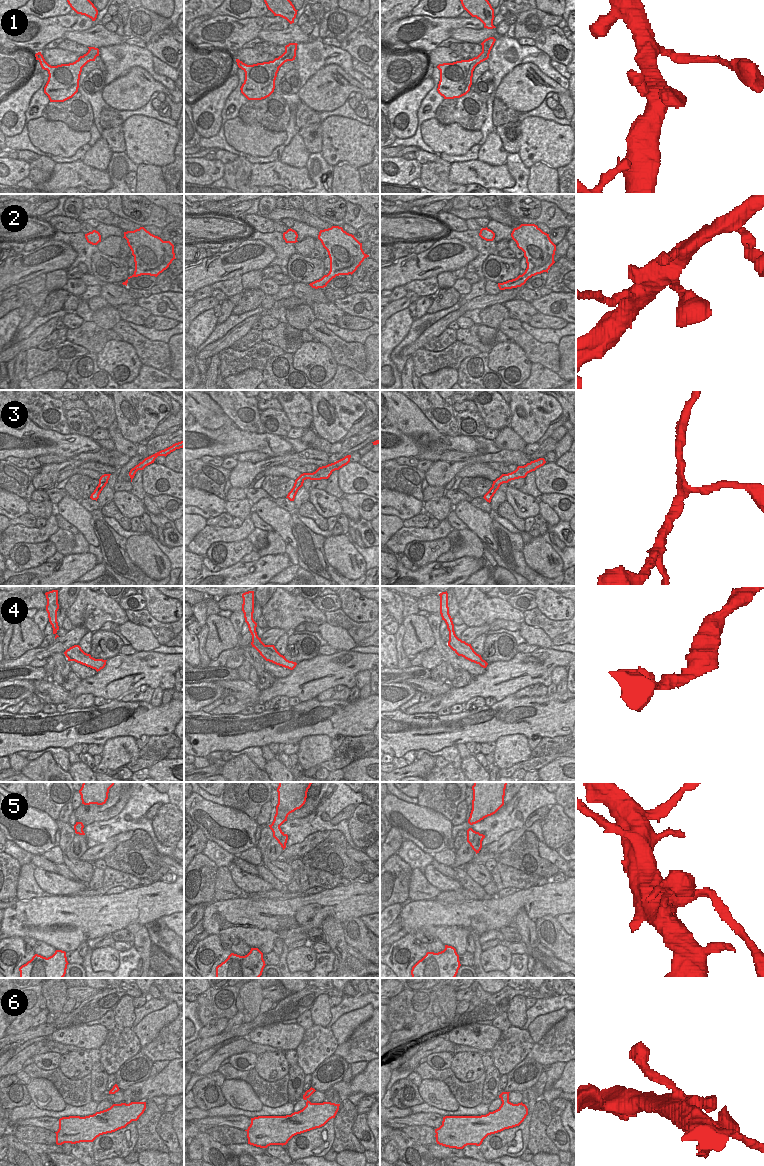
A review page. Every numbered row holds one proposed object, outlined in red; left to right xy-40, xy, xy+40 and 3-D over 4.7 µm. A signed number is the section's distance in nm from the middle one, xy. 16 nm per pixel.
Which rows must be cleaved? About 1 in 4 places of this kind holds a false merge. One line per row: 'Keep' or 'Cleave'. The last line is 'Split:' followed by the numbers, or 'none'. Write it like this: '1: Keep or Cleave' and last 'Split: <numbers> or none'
1: Keep
2: Keep
3: Keep
4: Keep
5: Keep
6: Keep
Split: none

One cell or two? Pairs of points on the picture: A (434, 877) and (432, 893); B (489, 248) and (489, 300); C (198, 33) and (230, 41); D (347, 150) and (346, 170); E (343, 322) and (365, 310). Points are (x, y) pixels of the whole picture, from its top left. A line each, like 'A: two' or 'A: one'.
A: two
B: two
C: one
D: two
E: two

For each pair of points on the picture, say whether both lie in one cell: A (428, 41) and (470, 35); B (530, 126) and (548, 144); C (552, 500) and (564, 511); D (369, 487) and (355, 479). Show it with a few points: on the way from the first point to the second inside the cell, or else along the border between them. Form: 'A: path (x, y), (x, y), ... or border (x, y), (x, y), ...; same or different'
A: border (473, 28), (454, 28), (449, 37); different
B: path (534, 130), (544, 140); same
C: path (555, 503), (561, 510); same
D: path (366, 485), (358, 480); same

